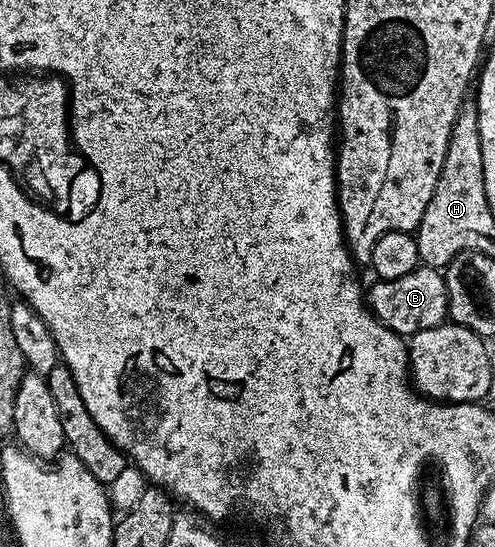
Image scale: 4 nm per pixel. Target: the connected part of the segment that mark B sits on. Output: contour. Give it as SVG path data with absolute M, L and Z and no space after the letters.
M421 263L409 271L409 275L401 275L401 279L376 280L374 284L372 289L366 290L366 304L379 322L404 339L410 339L417 331L429 331L429 327L437 327L448 320L447 278L440 270Z

